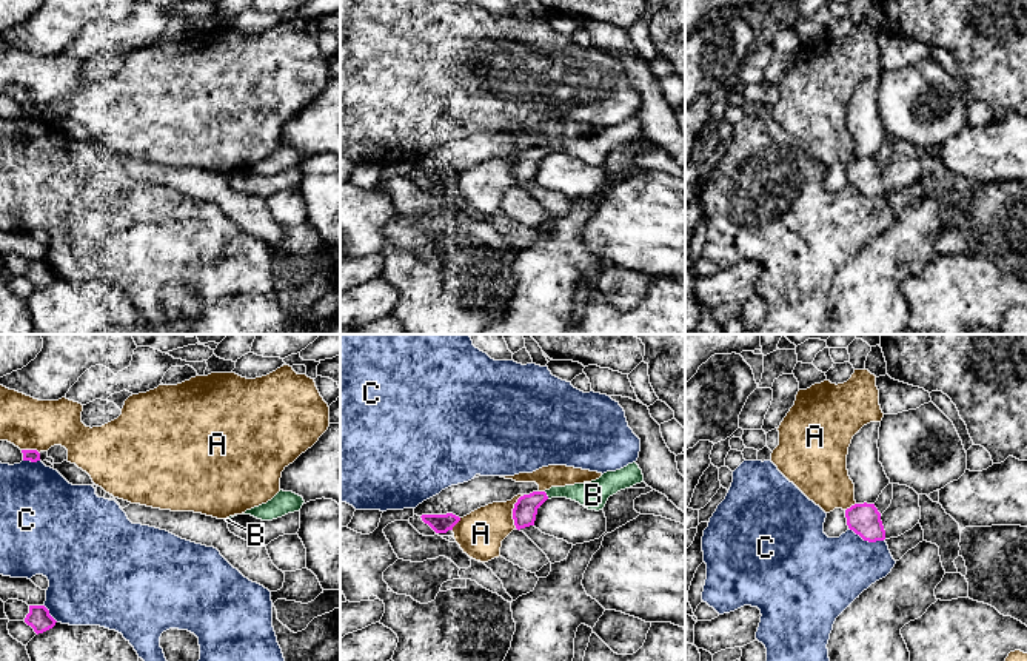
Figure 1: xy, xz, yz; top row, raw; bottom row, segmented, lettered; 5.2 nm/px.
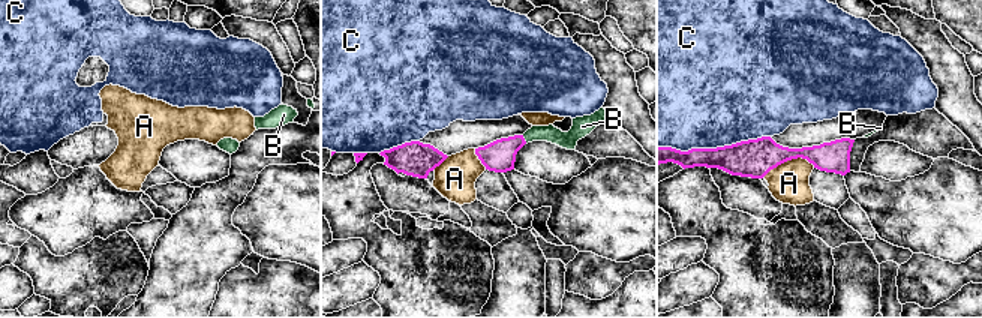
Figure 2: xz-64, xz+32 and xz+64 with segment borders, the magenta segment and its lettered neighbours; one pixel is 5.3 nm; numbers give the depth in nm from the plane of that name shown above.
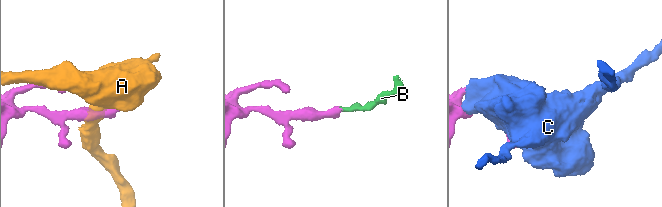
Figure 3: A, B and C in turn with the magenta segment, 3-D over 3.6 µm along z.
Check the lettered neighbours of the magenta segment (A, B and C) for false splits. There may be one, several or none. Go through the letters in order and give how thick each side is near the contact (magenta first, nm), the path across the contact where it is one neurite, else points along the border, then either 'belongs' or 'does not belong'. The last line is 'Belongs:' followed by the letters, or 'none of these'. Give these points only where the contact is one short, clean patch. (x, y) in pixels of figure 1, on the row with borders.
A: 130 nm thick on the magenta side, 240 nm on the other; does not belong
B: 130 nm thick on the magenta side, 150 nm on the other; runs through xz (524, 513), (545, 495), (553, 492), (593, 495); belongs
C: 170 nm thick on the magenta side, 360 nm on the other; does not belong
Belongs: B

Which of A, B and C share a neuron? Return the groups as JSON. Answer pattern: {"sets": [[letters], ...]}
{"sets": [["A"], ["B"], ["C"]]}

